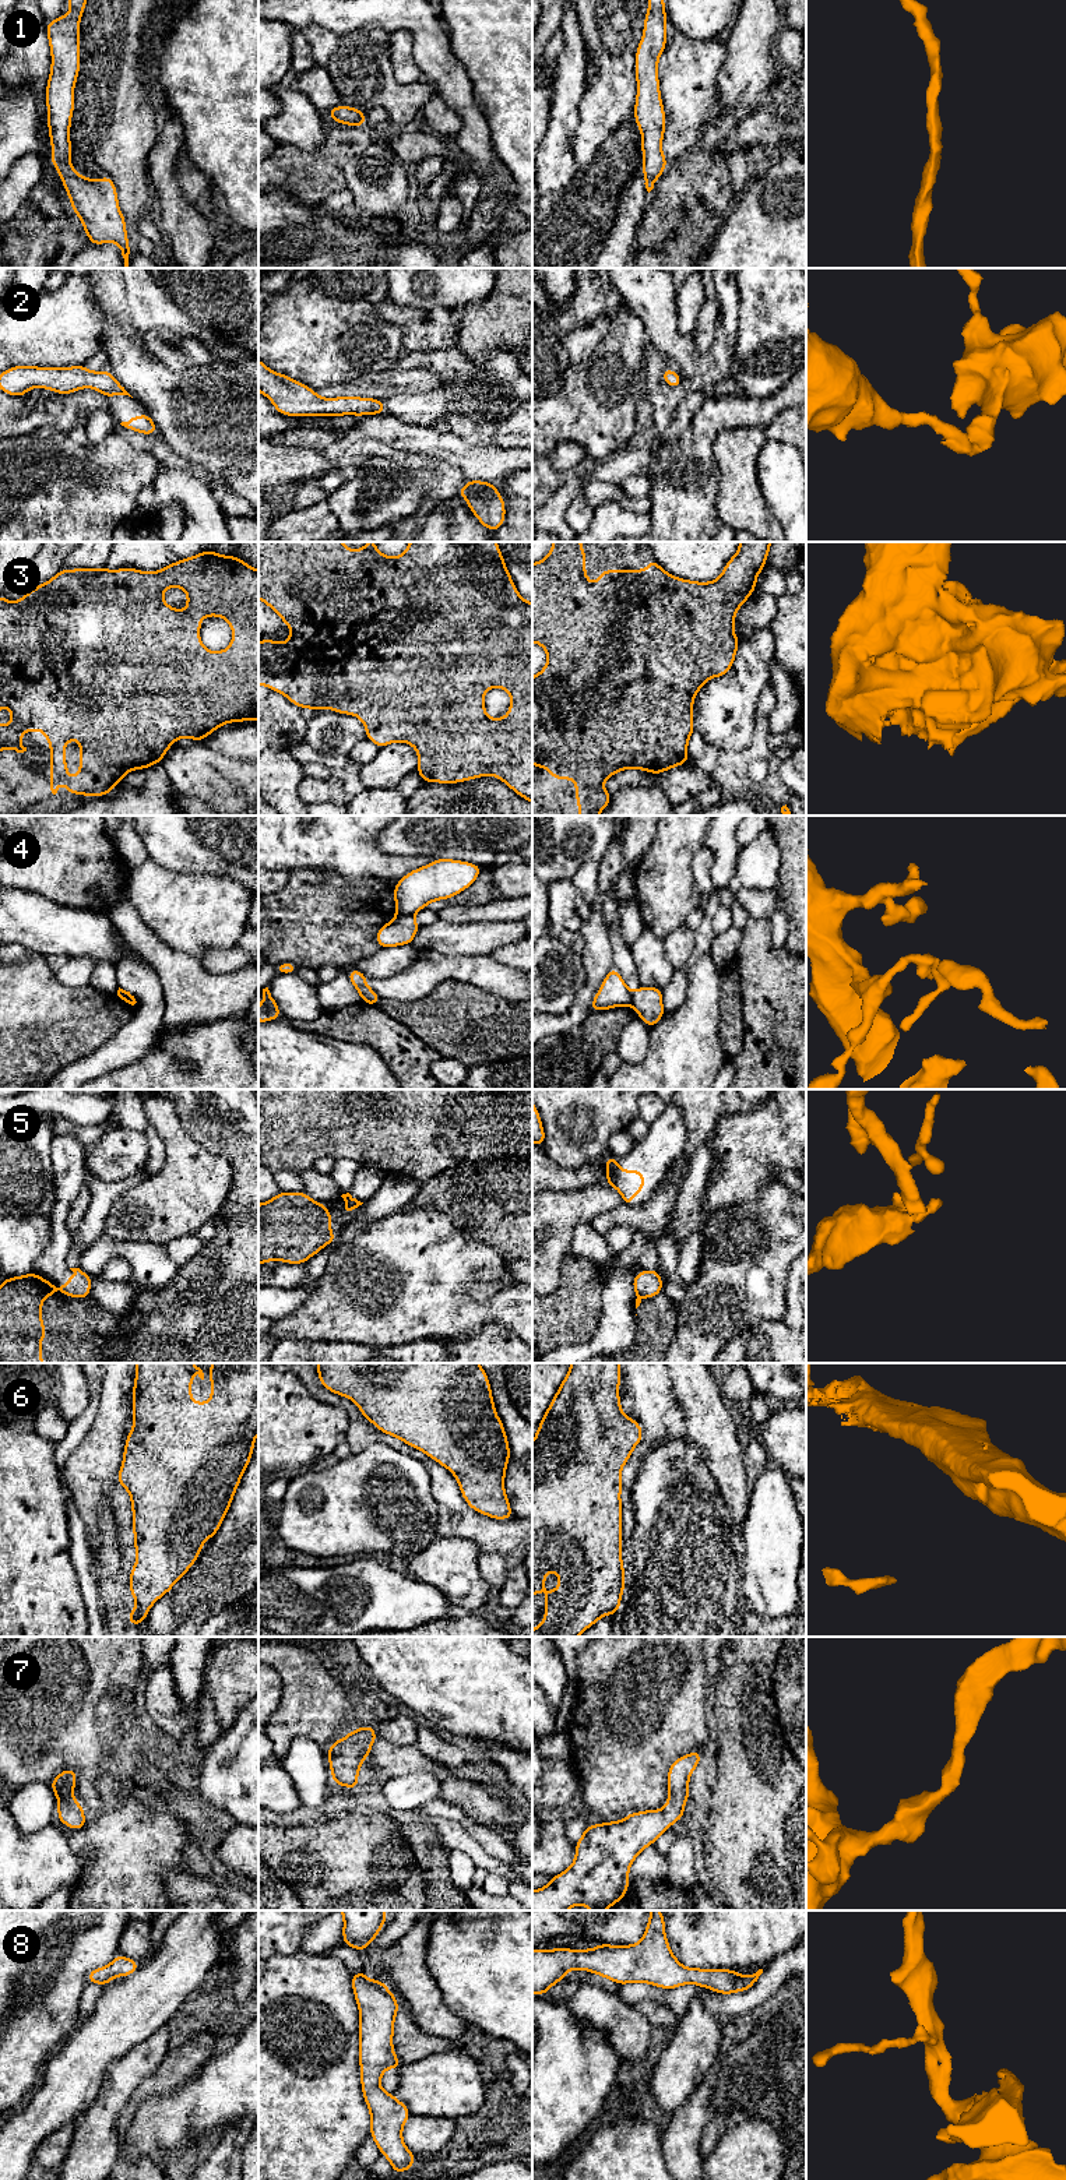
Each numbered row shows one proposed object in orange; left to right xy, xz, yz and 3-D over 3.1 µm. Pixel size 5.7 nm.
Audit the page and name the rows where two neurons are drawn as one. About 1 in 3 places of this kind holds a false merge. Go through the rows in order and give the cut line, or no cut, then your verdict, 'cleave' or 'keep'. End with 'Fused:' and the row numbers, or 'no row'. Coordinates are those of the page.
1: no cut | keep
2: no cut | keep
3: no cut | keep
4: xz (397, 914), (412, 915) | cleave
5: yz (637, 1296), (640, 1299) | cleave
6: no cut | keep
7: no cut | keep
8: no cut | keep
Fused: 4, 5

